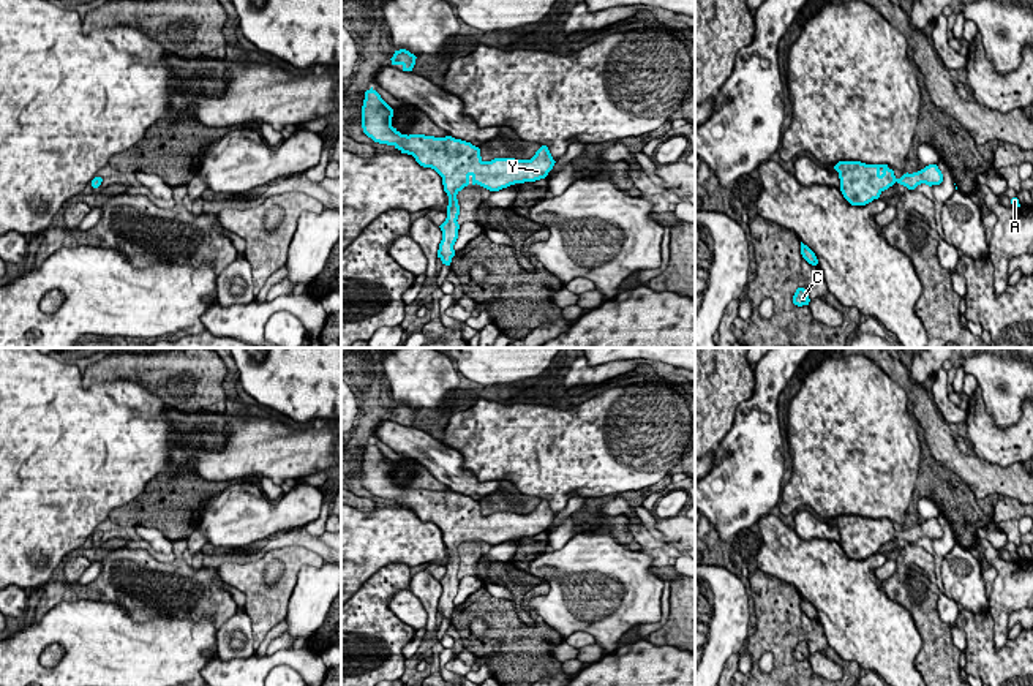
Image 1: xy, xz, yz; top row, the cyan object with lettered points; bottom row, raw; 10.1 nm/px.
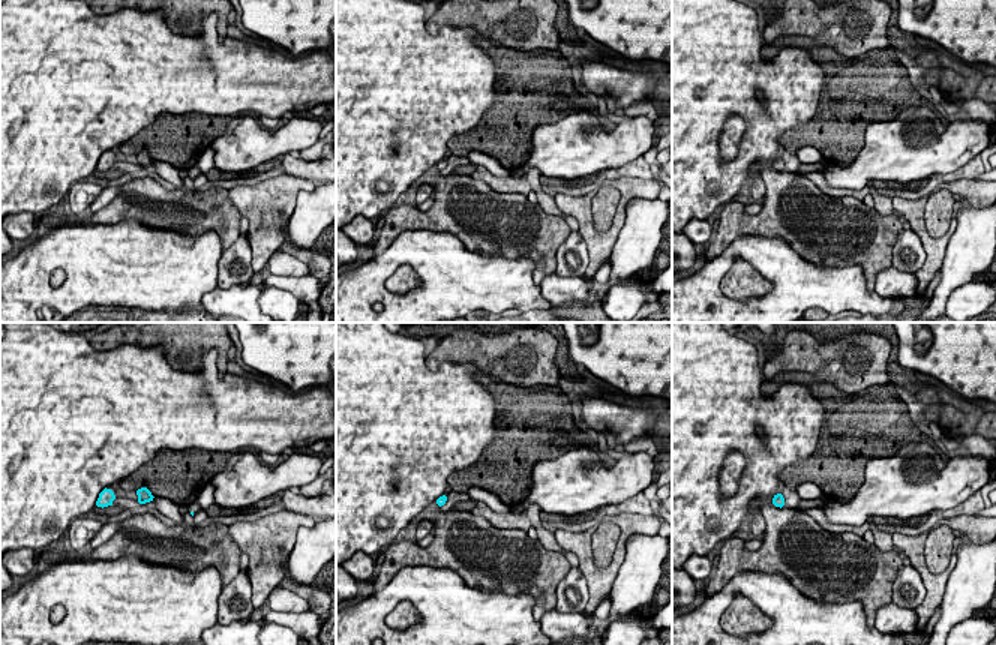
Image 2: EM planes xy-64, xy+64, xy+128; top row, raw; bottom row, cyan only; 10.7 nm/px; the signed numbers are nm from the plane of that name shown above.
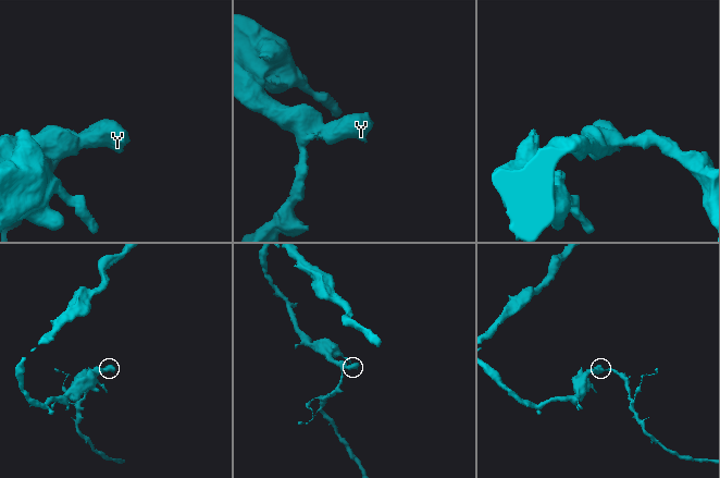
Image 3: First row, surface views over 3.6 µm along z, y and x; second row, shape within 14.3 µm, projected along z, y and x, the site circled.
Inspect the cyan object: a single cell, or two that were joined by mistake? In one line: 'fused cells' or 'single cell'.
single cell

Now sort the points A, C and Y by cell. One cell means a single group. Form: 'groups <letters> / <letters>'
groups A C Y

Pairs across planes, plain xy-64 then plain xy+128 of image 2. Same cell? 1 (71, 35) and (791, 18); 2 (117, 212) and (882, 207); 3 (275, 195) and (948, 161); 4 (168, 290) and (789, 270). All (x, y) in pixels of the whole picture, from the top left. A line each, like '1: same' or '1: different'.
1: different
2: different
3: different
4: same

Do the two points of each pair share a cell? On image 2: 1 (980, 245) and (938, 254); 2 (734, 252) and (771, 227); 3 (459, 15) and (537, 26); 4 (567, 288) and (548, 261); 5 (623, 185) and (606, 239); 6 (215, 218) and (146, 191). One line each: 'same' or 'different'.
1: different
2: different
3: same
4: different
5: same
6: same

